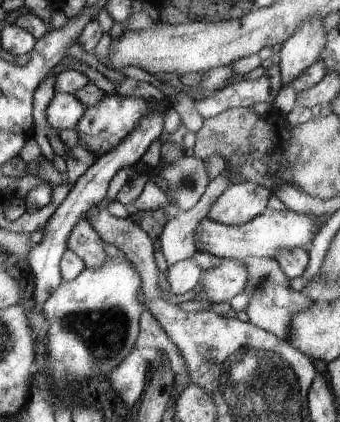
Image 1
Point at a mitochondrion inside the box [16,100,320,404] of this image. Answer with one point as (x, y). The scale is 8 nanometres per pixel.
(104, 332)

